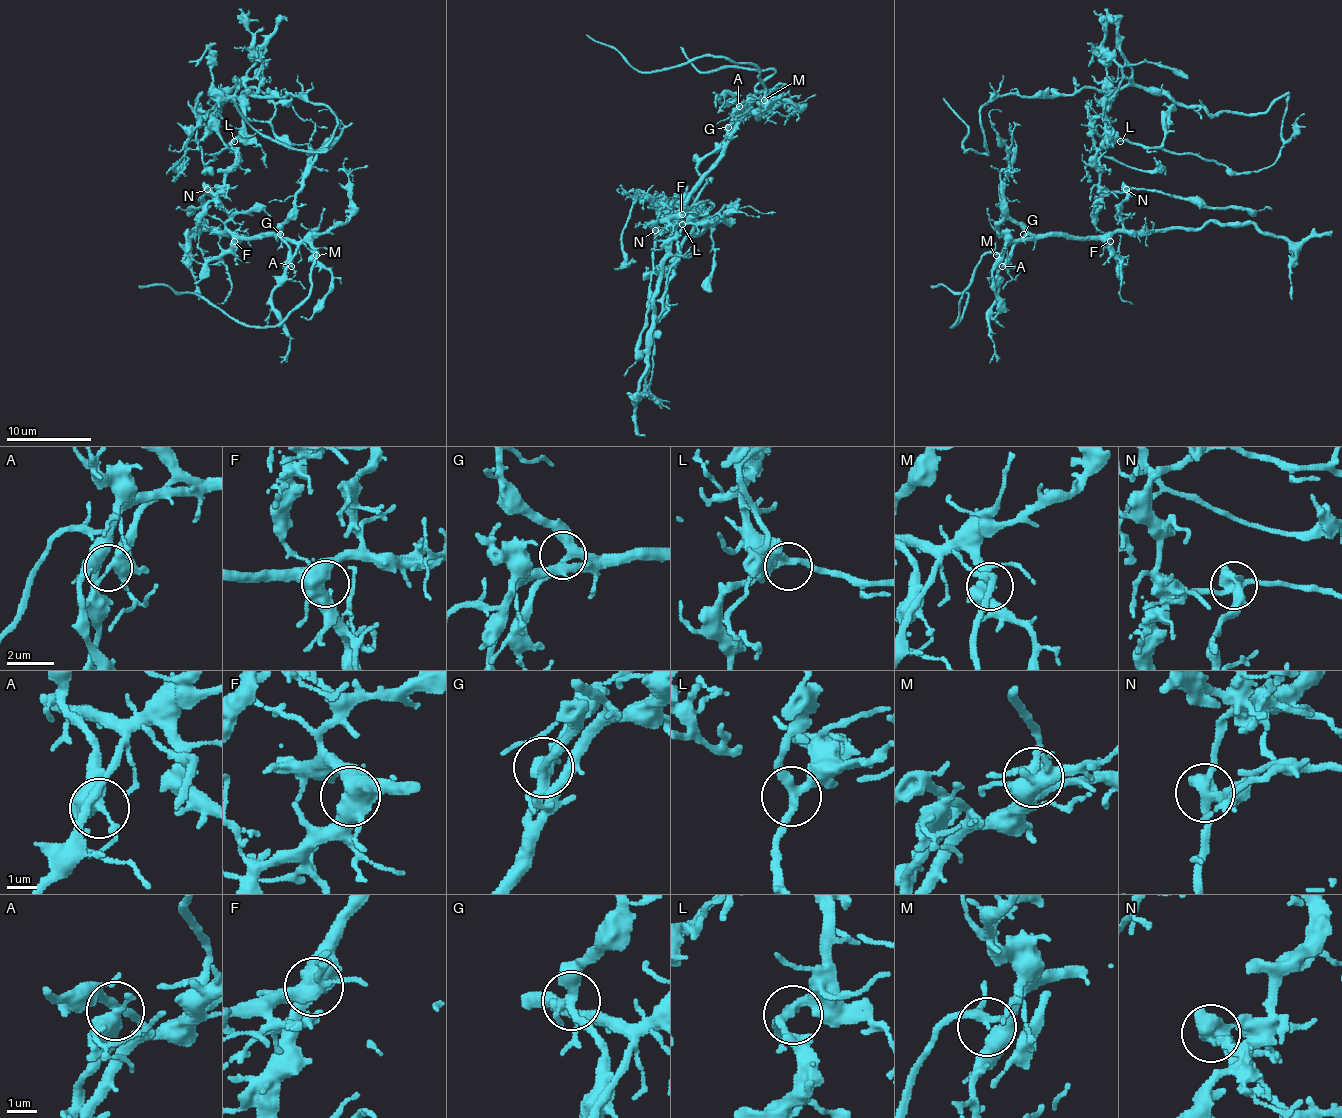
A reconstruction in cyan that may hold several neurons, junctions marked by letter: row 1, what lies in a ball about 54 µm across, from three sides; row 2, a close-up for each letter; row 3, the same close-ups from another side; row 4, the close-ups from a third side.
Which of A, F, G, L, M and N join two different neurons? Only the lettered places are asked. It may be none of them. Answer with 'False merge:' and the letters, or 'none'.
False merge: N

